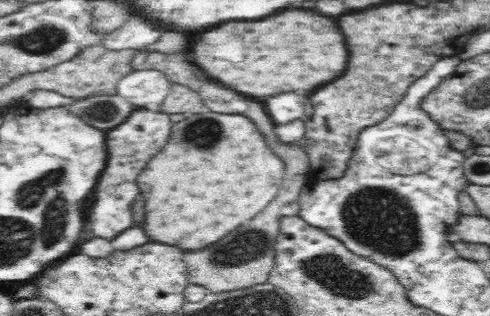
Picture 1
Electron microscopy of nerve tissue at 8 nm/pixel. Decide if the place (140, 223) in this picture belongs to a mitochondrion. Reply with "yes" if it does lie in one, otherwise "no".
no

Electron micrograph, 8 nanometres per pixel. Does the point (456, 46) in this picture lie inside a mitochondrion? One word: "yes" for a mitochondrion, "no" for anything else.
no

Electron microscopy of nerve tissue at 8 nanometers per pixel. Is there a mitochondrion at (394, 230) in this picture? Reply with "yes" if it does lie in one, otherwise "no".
yes

